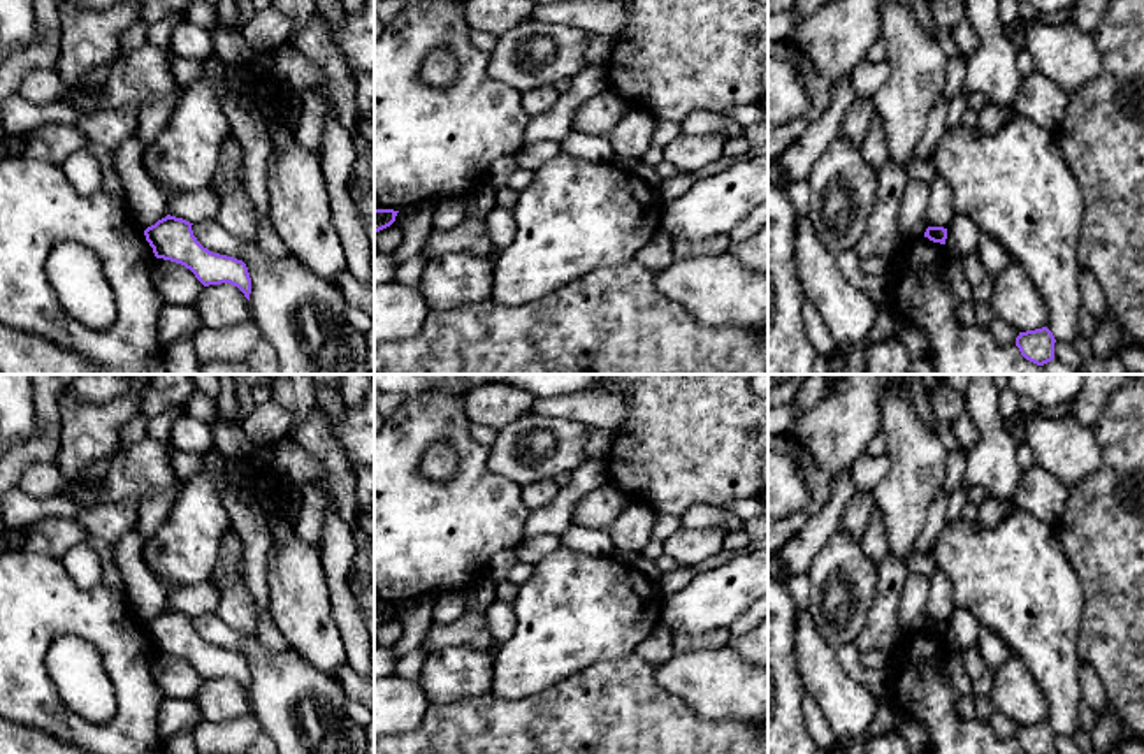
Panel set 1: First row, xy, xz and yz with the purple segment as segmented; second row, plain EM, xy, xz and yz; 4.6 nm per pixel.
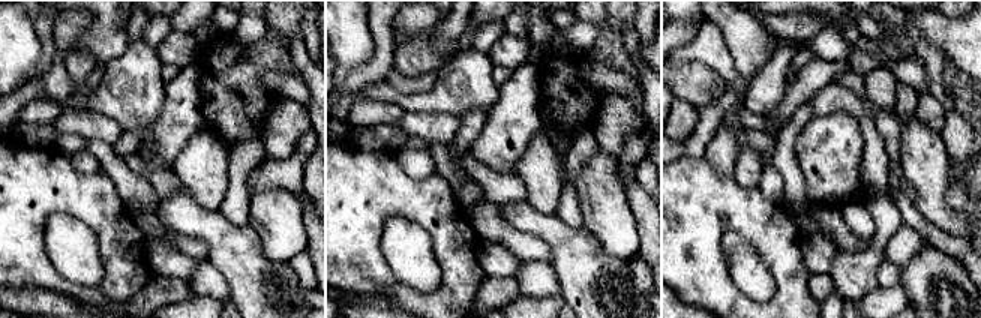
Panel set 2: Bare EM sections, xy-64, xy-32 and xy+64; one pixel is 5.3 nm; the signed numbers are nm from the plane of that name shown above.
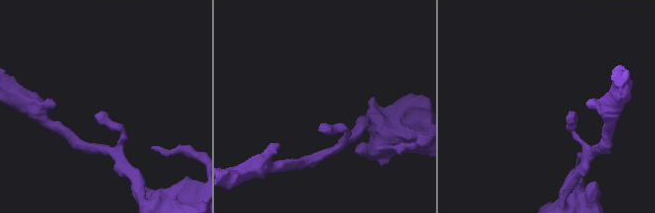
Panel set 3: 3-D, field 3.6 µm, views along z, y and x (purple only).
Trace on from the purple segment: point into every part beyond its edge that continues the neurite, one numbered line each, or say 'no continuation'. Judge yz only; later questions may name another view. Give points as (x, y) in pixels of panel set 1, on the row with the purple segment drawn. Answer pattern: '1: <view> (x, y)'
no continuation

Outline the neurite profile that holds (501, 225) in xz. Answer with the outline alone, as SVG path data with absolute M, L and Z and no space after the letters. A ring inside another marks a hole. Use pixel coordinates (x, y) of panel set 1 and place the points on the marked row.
M496 206L485 216L489 239L497 250L510 246L517 234L517 220L513 209Z

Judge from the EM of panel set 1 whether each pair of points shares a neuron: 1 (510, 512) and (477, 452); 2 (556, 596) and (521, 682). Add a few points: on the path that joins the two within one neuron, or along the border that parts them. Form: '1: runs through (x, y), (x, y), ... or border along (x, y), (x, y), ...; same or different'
1: runs through (496, 498), (477, 478), (477, 466); same
2: runs through (554, 617), (554, 638), (531, 661); same

